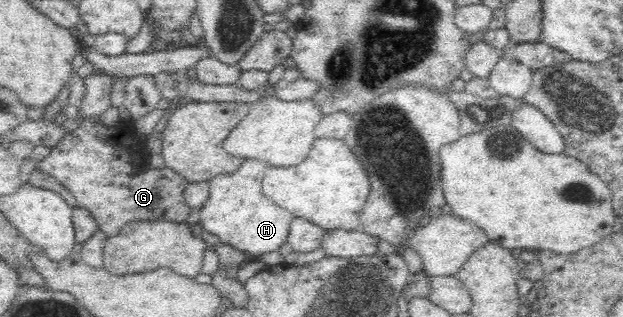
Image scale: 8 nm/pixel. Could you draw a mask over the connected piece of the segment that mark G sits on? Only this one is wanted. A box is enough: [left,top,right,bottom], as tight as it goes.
[35,119,190,238]

